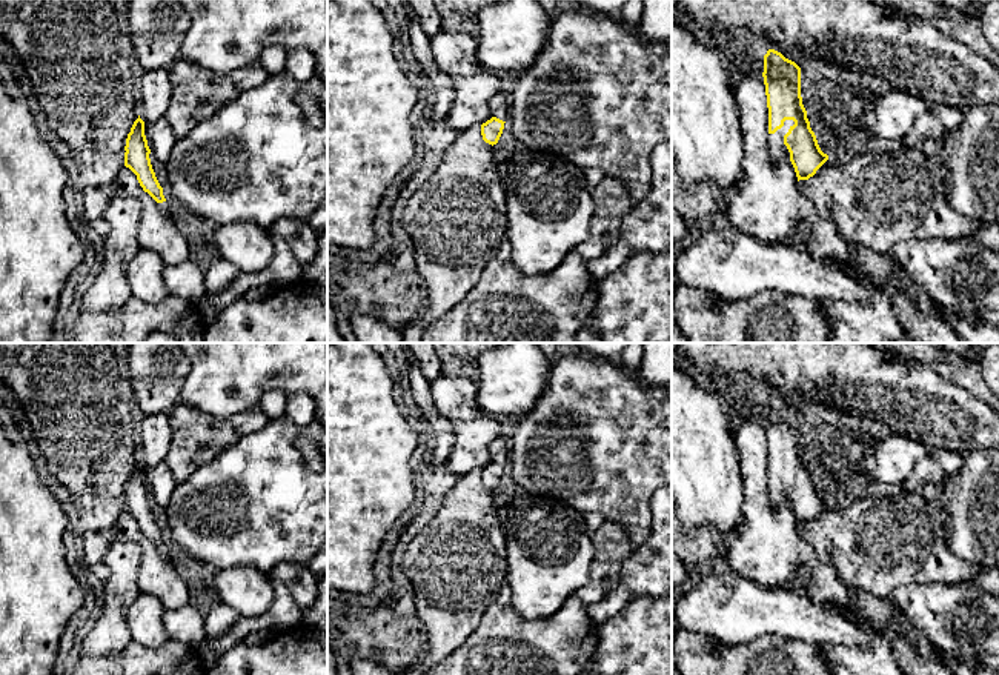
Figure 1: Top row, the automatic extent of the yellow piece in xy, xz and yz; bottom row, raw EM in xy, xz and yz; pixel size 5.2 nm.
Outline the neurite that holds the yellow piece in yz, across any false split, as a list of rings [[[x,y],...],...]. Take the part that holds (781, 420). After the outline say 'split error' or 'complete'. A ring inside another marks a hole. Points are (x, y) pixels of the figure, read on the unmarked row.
[[[781,397],[764,400],[768,452],[768,495],[775,509],[790,504],[798,526],[808,524],[828,504],[810,472],[801,441],[801,412]]] | split error

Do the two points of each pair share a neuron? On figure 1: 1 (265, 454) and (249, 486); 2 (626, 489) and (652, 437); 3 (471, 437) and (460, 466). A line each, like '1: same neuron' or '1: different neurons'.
1: same neuron
2: same neuron
3: same neuron

